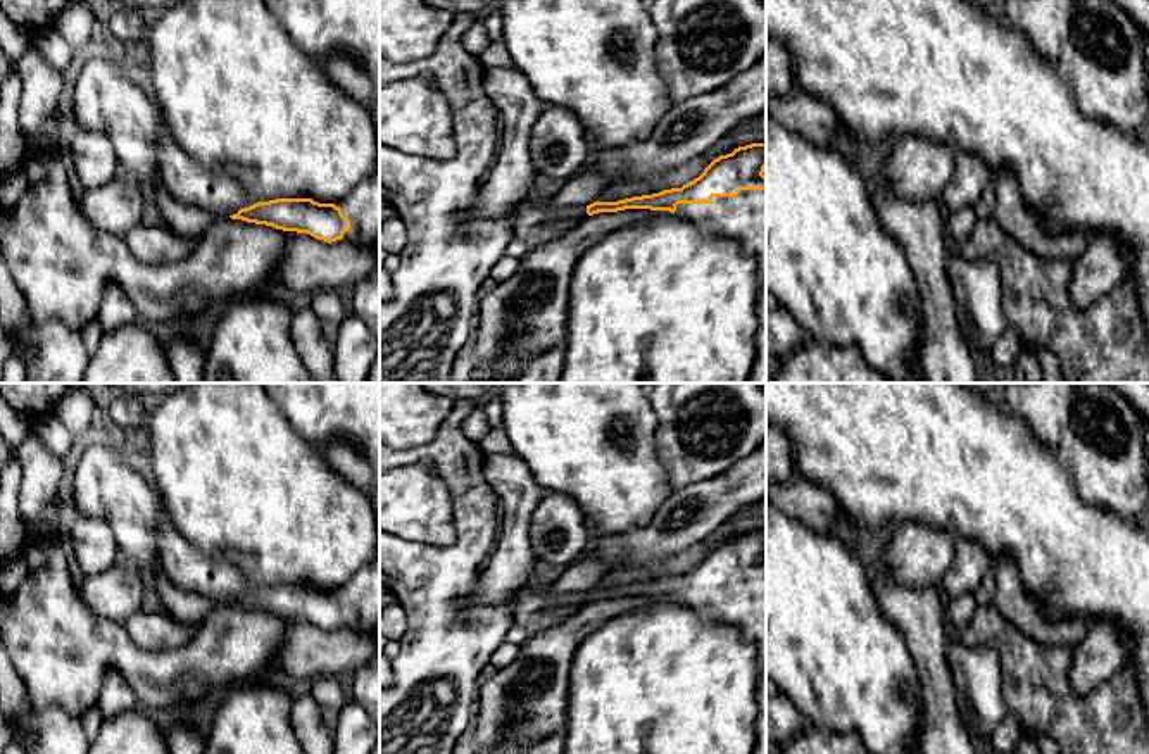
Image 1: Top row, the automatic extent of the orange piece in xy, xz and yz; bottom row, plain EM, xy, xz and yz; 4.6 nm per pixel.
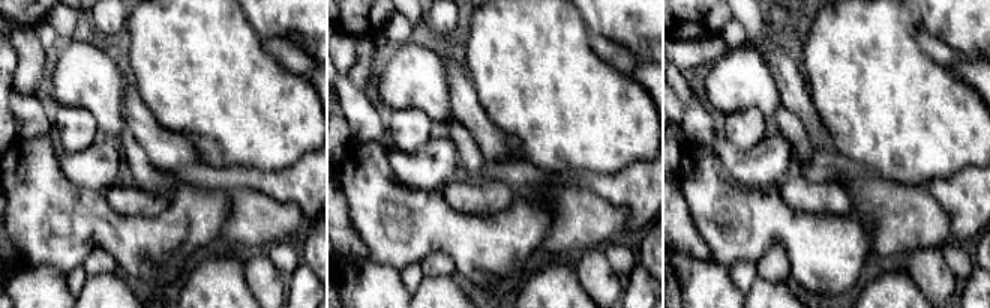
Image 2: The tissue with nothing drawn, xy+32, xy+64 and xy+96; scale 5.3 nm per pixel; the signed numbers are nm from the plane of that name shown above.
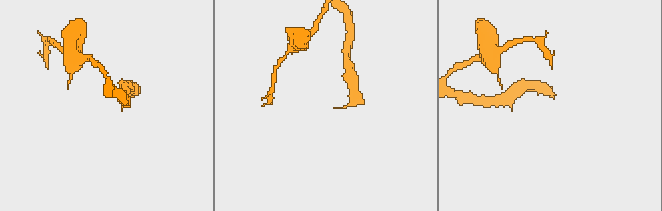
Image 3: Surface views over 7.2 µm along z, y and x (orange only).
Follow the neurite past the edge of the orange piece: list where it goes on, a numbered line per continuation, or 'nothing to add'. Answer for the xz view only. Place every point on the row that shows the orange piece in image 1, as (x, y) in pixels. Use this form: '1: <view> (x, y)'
1: xz (744, 216)

